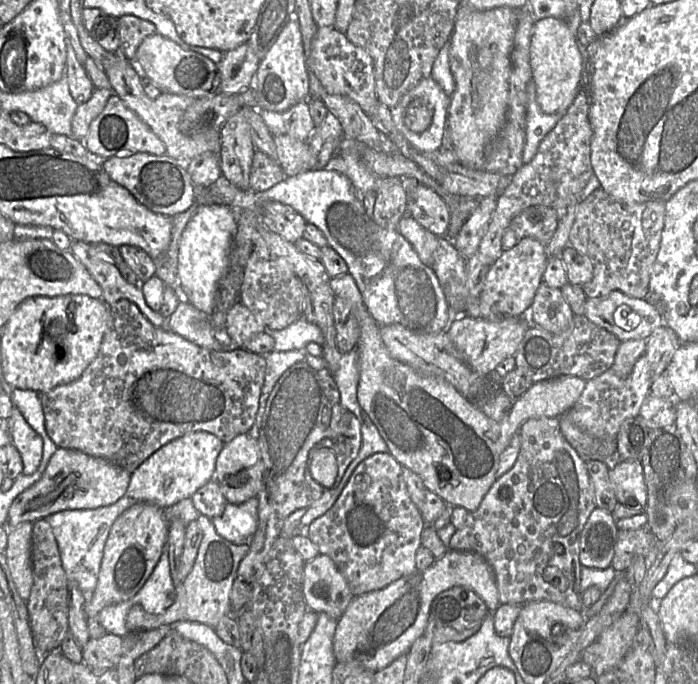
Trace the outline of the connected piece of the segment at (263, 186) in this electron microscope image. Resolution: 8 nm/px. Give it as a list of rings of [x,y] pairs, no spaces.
[[[255,150],[250,170],[250,189],[266,191],[285,178],[280,165],[262,151]]]

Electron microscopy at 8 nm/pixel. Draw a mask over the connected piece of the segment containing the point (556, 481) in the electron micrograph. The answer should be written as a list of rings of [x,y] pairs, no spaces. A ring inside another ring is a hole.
[[[558,418],[528,419],[521,425],[518,434],[521,447],[514,465],[496,479],[477,510],[468,513],[463,527],[451,537],[448,549],[476,553],[490,564],[500,604],[549,601],[582,611],[580,538],[587,519],[596,507],[586,461],[562,435]]]

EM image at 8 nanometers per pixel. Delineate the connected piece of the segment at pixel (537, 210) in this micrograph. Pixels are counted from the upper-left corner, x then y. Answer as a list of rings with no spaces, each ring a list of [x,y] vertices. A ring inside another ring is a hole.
[[[530,206],[517,215],[509,229],[519,240],[533,238],[546,246],[557,228],[557,212],[551,207]]]

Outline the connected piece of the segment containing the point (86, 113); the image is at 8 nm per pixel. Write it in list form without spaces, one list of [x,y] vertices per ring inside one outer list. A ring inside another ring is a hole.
[[[98,88],[87,102],[78,105],[72,118],[72,137],[78,140],[86,138],[91,122],[104,110],[113,94],[112,89]]]

